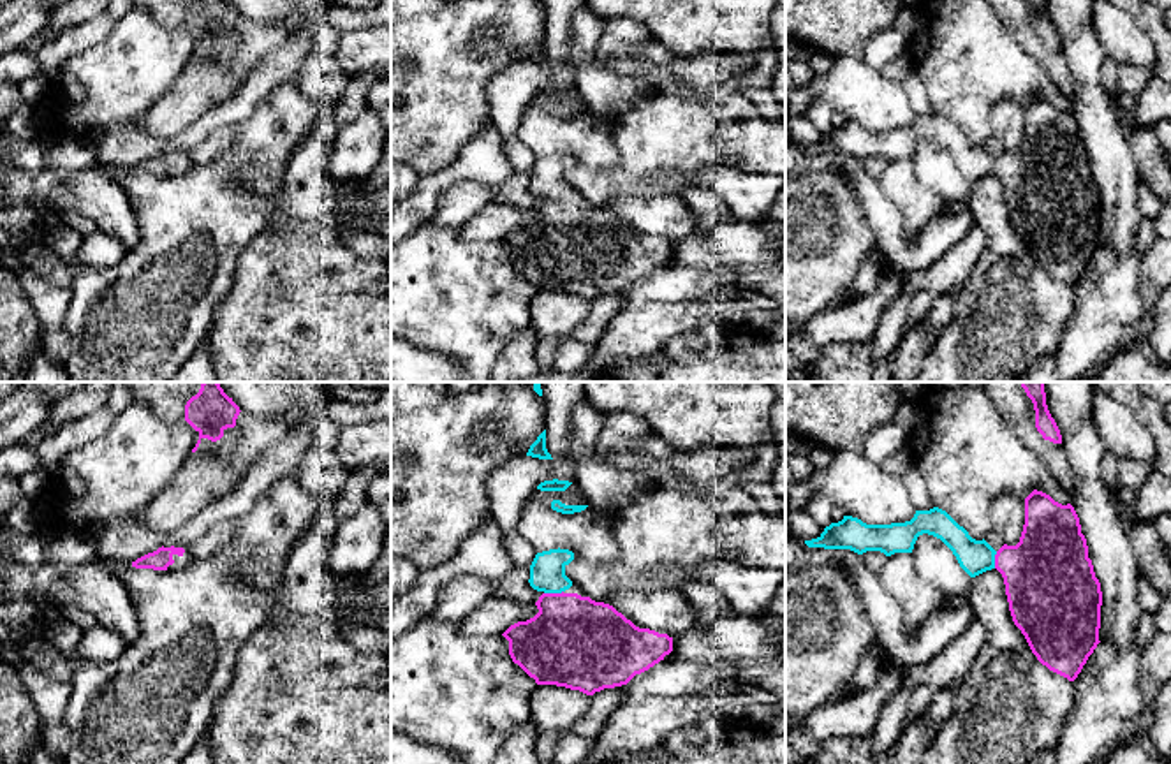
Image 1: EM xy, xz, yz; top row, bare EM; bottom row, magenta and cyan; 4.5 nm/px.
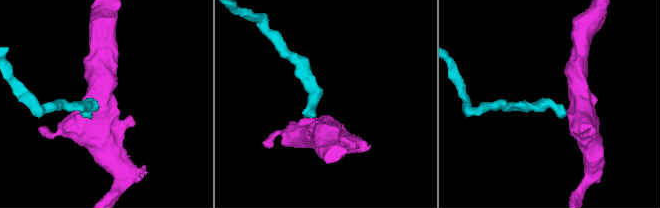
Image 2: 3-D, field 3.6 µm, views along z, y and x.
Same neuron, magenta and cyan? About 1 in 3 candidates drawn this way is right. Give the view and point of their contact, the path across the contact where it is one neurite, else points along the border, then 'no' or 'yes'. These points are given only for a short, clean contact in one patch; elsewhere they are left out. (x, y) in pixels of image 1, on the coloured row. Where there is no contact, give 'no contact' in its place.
xz (553, 594) | across xz (573, 641), (553, 604), (553, 594), (548, 569) | yes

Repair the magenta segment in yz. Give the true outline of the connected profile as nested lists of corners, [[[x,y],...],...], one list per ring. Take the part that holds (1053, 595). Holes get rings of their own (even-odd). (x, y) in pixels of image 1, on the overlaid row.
[[[1034,489],[1025,498],[1025,525],[1016,546],[995,551],[976,540],[946,511],[916,511],[905,523],[866,525],[843,516],[831,523],[808,547],[851,549],[886,556],[912,553],[919,535],[940,539],[960,567],[976,577],[997,569],[1014,625],[1032,653],[1049,671],[1074,681],[1097,648],[1102,591],[1088,558],[1086,539],[1071,503],[1062,505]]]

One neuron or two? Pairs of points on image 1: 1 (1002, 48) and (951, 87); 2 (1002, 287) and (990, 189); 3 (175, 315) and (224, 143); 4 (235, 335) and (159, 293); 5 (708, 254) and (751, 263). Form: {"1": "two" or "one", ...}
{"1": "one", "2": "one", "3": "two", "4": "two", "5": "one"}

